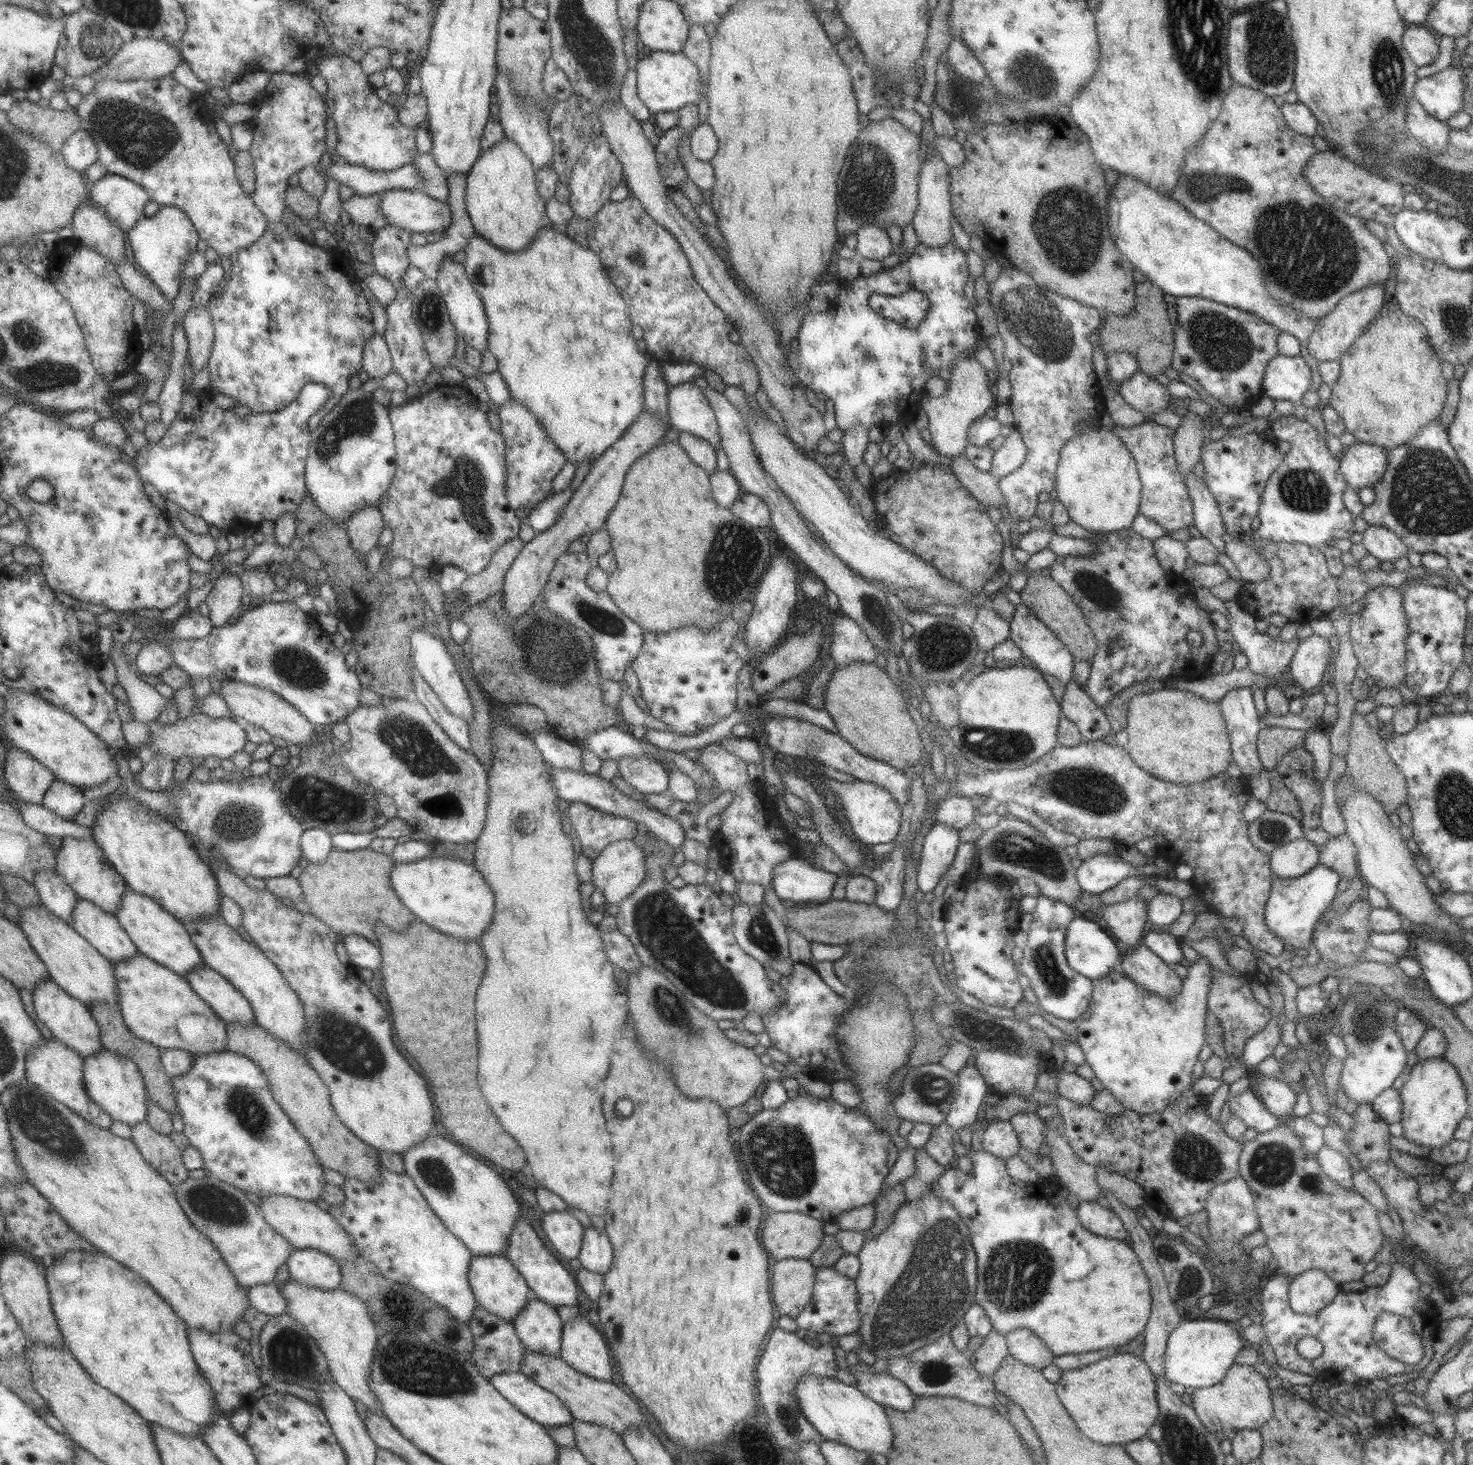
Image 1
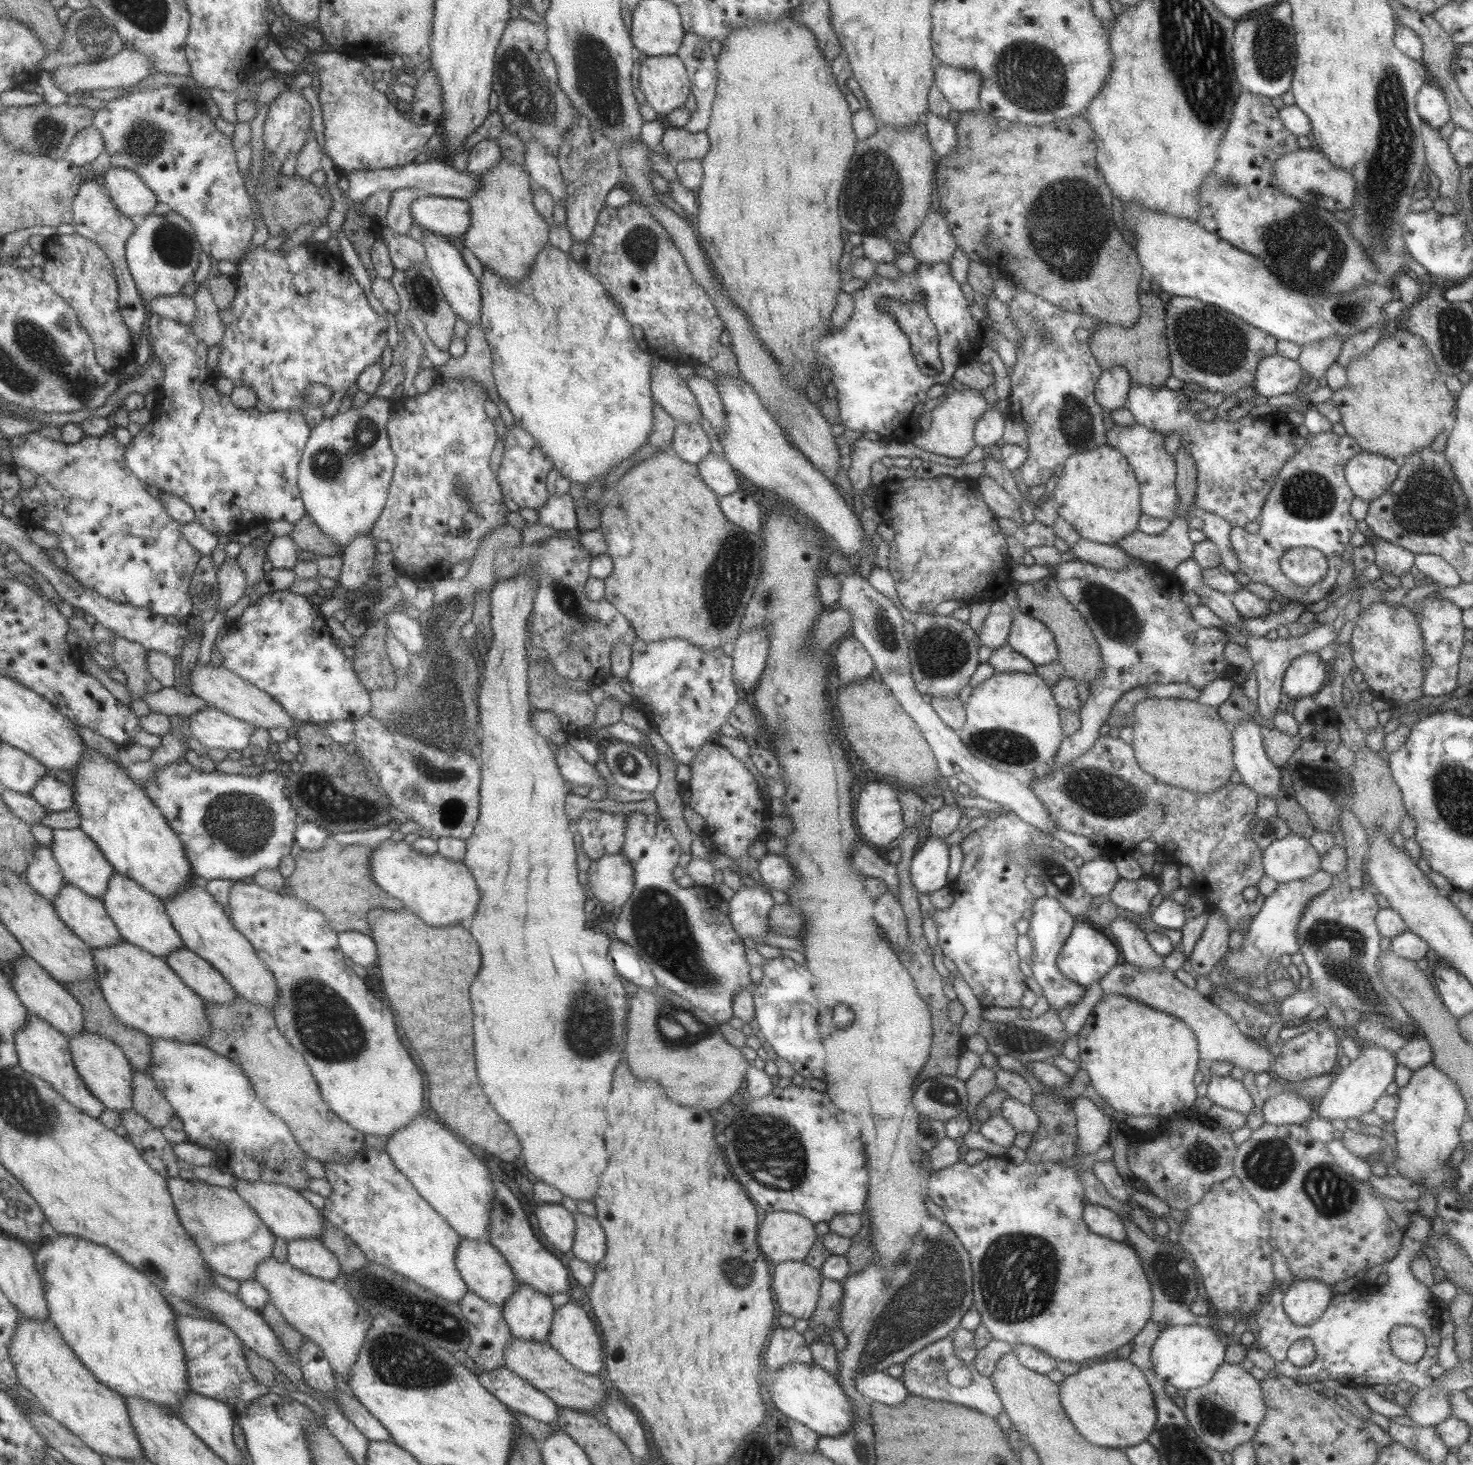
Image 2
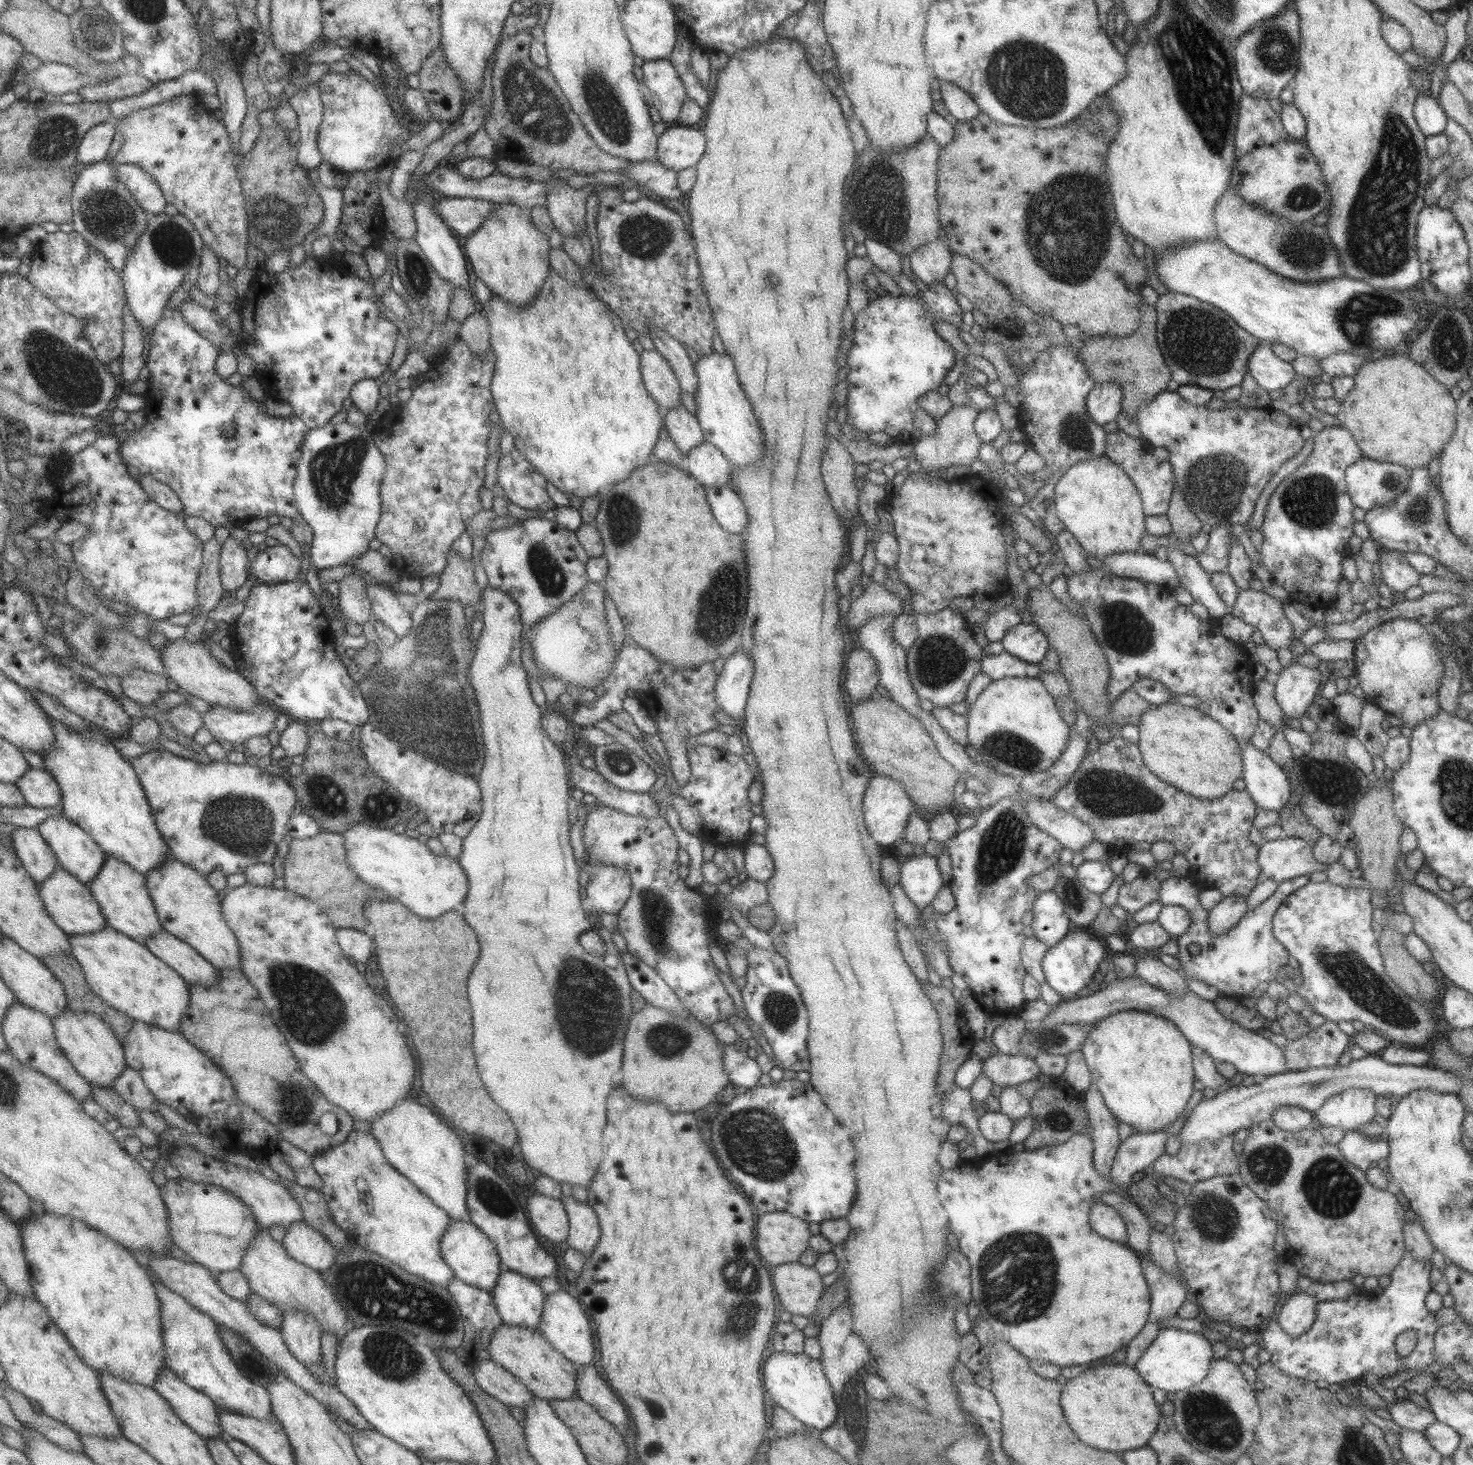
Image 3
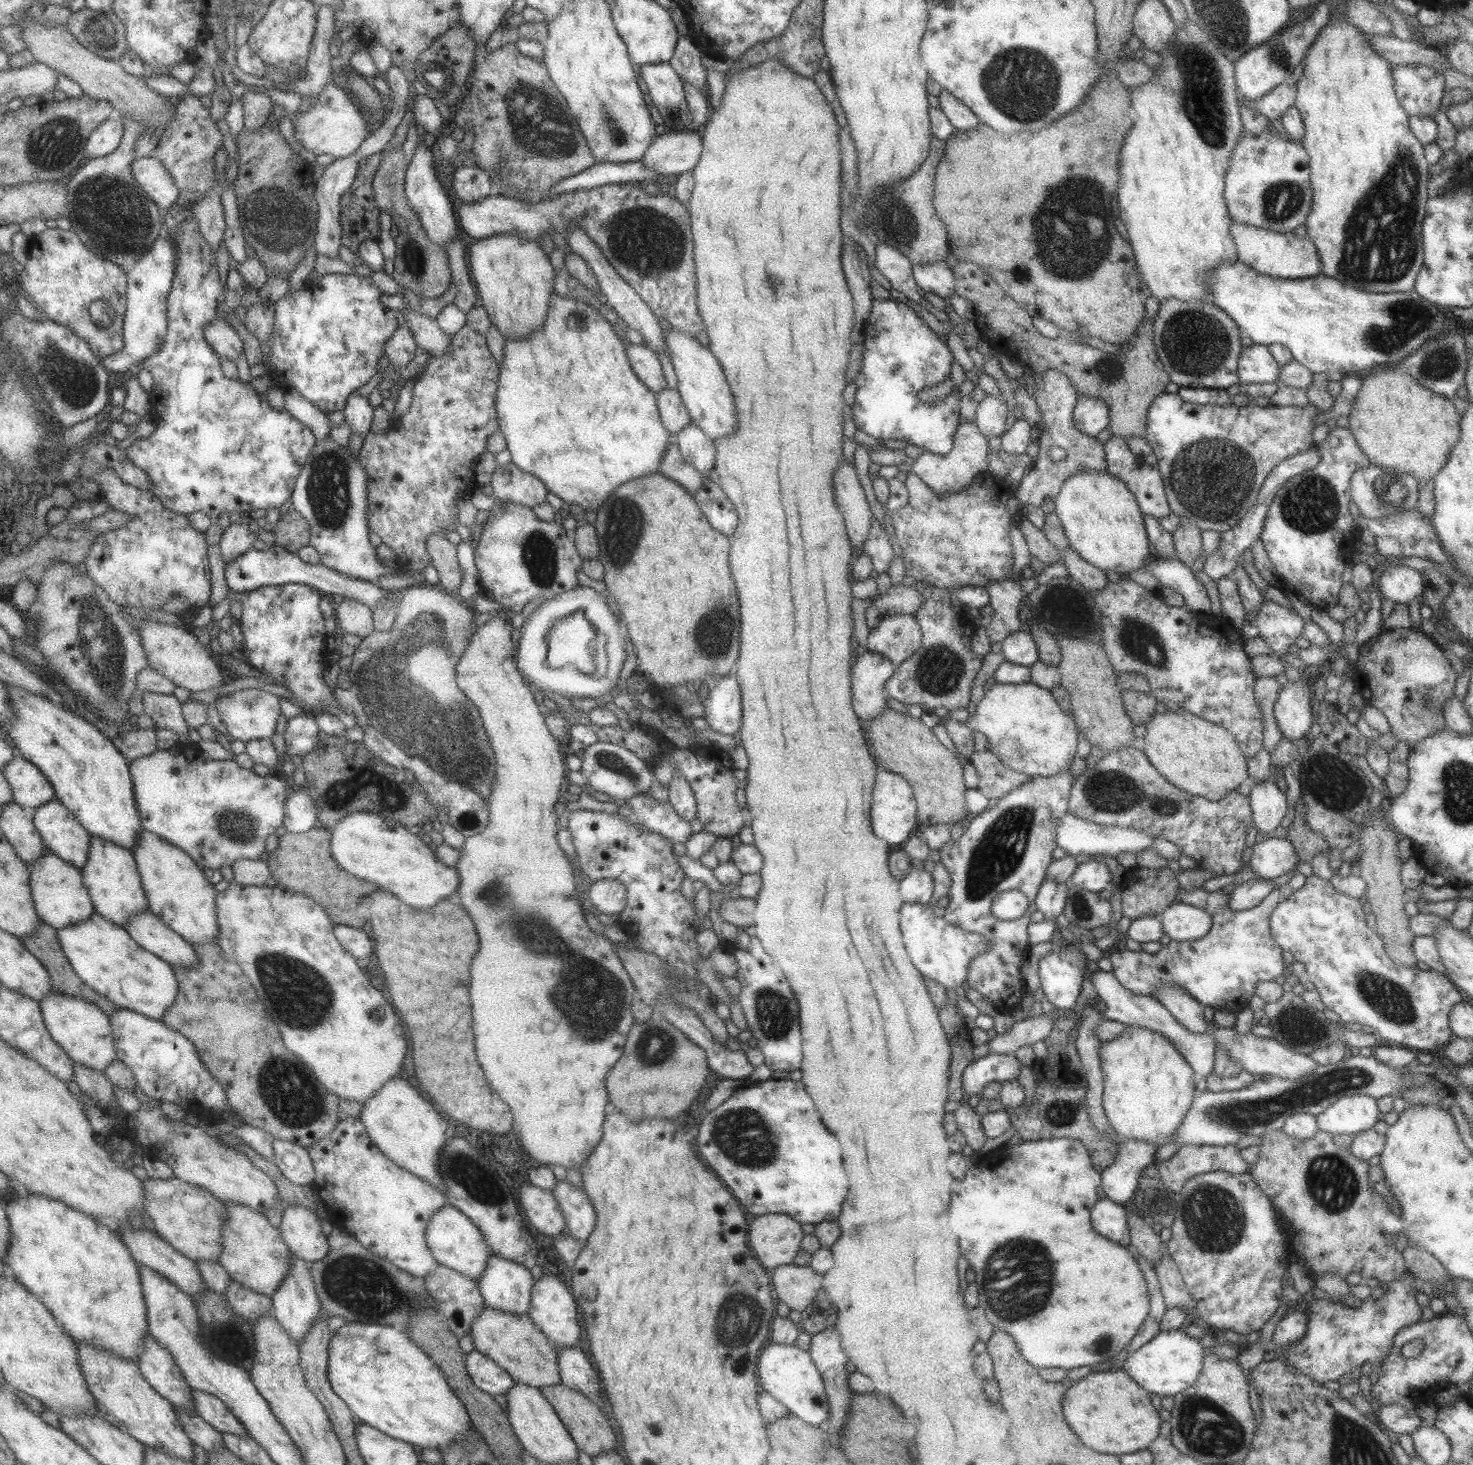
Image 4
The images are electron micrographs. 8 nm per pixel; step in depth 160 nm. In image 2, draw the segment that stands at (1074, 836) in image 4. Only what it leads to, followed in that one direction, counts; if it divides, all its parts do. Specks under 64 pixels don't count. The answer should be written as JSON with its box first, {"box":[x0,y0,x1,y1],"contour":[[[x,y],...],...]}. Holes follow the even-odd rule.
{"box":[837,571,1056,833],"contour":[[[856,571],[853,575],[837,574],[840,578],[840,595],[838,603],[847,609],[852,618],[849,633],[867,651],[874,669],[879,672],[882,682],[901,708],[913,719],[922,732],[923,738],[932,750],[937,761],[941,777],[955,777],[958,782],[968,786],[974,796],[985,798],[996,803],[1000,809],[1016,814],[1022,824],[1034,826],[1045,833],[1056,828],[1056,820],[1047,812],[1031,790],[1030,784],[1016,779],[1012,774],[999,772],[990,764],[971,756],[963,746],[958,731],[951,730],[933,710],[933,707],[921,699],[921,693],[915,688],[908,660],[908,644],[904,639],[902,626],[904,623],[900,610],[880,592],[877,592],[870,581],[861,578]]]}

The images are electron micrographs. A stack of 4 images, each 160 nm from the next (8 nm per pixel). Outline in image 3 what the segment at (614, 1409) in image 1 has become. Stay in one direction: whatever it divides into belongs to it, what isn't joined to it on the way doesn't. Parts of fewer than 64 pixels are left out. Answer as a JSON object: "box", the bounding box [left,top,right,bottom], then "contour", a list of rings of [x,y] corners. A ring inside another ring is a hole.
{"box":[487,1324,577,1401],"contour":[[[505,1324],[497,1325],[490,1334],[487,1345],[489,1359],[507,1370],[535,1397],[550,1401],[551,1399],[566,1399],[575,1397],[575,1372],[577,1366],[569,1362],[557,1350],[547,1343],[545,1337],[535,1328]]]}

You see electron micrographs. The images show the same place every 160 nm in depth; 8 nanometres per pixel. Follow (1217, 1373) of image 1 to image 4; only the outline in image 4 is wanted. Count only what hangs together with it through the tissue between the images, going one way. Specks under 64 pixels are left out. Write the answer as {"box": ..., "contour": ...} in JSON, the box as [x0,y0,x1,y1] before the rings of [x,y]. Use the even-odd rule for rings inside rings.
{"box":[1122,1328,1204,1397],"contour":[[[1183,1328],[1158,1332],[1149,1342],[1141,1345],[1135,1352],[1128,1354],[1122,1370],[1129,1379],[1137,1382],[1151,1394],[1174,1397],[1178,1392],[1185,1391],[1197,1380],[1203,1368],[1204,1350],[1197,1338],[1192,1338],[1183,1332]]]}

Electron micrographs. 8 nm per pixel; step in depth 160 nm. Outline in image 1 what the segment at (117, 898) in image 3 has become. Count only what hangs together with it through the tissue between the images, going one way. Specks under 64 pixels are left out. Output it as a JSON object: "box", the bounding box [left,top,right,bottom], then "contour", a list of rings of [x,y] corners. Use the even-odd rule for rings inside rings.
{"box":[116,887,204,976],"contour":[[[129,887],[116,915],[140,952],[159,961],[159,964],[172,968],[175,972],[185,976],[190,970],[204,965],[198,947],[187,933],[186,925],[174,913],[163,908],[159,902],[155,902],[153,898],[143,895],[141,892],[135,892],[133,888]]]}

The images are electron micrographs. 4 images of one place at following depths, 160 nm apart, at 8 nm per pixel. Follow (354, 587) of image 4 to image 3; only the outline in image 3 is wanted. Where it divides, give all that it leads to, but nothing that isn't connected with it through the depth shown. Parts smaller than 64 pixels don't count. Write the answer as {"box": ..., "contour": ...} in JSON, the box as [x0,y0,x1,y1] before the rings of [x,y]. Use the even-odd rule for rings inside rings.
{"box":[246,543,411,638],"contour":[[[276,543],[259,551],[256,558],[248,562],[246,573],[250,579],[259,578],[267,584],[287,582],[301,574],[299,564],[300,560],[285,545]],[[379,582],[369,583],[366,586],[366,594],[373,619],[387,625],[398,638],[408,634],[408,628],[411,626],[410,616],[391,588]]]}

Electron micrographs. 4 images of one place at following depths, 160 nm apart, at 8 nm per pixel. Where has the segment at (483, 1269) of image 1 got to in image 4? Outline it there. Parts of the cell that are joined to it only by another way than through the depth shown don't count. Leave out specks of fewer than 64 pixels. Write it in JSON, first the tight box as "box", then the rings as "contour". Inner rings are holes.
{"box":[424,1204,492,1280],"contour":[[[445,1204],[428,1216],[424,1235],[425,1244],[435,1262],[475,1280],[483,1272],[485,1261],[492,1252],[481,1231],[458,1208],[451,1205]]]}

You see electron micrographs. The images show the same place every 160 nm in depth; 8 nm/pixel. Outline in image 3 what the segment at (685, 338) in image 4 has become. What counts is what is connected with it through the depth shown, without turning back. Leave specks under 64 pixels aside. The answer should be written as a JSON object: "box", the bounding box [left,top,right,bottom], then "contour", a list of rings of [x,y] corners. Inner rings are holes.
{"box":[693,352,765,466],"contour":[[[725,352],[701,353],[693,364],[693,370],[697,378],[693,396],[695,417],[704,440],[713,444],[732,466],[759,464],[765,454],[762,432],[753,417],[751,404],[737,381],[733,359]]]}

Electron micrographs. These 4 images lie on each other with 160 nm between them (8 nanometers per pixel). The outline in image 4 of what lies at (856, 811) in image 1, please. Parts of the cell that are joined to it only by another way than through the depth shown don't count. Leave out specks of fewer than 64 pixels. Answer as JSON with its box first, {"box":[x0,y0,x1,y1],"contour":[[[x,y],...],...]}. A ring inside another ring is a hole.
{"box":[870,768,917,844],"contour":[[[879,768],[874,778],[870,823],[875,836],[889,844],[901,844],[909,839],[917,827],[916,800],[911,785],[898,774]]]}

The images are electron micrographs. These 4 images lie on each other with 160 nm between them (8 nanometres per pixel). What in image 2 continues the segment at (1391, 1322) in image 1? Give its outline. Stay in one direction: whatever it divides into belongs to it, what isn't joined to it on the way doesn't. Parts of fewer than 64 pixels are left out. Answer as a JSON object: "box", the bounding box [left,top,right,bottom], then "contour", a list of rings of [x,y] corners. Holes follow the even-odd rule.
{"box":[1387,1326,1424,1361],"contour":[[[1394,1326],[1387,1340],[1393,1356],[1401,1361],[1416,1361],[1424,1355],[1424,1338],[1415,1328]]]}

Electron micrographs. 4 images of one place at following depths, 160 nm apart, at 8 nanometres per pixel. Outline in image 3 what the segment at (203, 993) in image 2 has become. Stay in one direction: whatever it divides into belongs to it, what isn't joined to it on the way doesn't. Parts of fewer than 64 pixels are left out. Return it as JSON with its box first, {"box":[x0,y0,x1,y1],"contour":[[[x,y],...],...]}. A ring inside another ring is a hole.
{"box":[144,929,218,985],"contour":[[[166,929],[144,942],[161,960],[171,965],[186,981],[210,985],[218,979],[218,969],[195,950],[187,941]]]}

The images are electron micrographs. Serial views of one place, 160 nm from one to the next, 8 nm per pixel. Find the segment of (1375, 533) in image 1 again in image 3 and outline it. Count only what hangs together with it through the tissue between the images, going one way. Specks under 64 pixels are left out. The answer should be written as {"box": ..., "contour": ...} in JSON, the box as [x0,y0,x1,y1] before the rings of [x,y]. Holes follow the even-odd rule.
{"box":[1379,550,1420,592],"contour":[[[1381,550],[1379,554],[1380,578],[1392,592],[1405,592],[1409,586],[1417,586],[1420,574],[1396,551]]]}

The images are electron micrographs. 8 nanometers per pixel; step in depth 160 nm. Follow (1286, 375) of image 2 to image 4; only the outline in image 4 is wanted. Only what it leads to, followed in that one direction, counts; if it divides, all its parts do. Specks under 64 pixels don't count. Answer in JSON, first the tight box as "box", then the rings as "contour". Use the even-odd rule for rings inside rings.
{"box":[1236,343,1280,384],"contour":[[[1252,343],[1243,347],[1239,353],[1236,362],[1237,384],[1271,384],[1271,382],[1277,384],[1279,369],[1280,366],[1265,345]]]}

